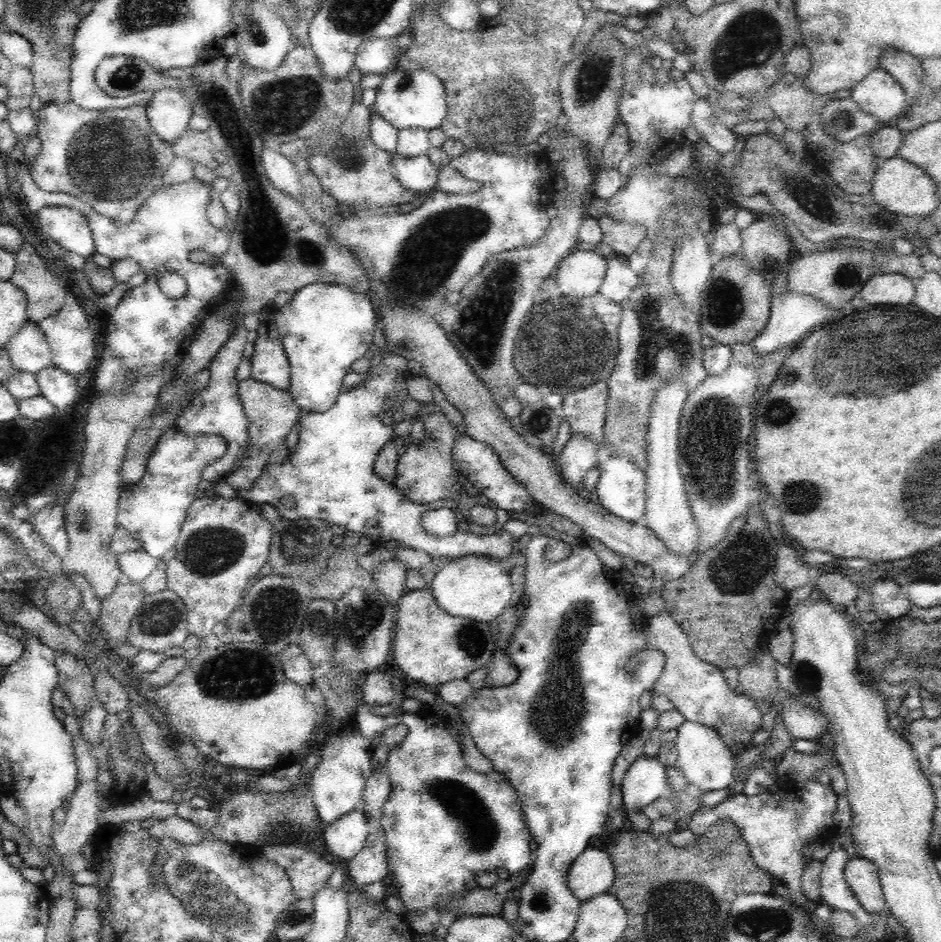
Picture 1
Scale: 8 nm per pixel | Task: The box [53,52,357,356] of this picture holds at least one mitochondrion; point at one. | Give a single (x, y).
(113, 161)

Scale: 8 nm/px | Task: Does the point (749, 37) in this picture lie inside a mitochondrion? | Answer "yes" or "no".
yes

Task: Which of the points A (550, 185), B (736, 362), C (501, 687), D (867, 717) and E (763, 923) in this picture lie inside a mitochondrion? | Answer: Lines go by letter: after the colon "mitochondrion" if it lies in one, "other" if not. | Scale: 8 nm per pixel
A: other
B: other
C: other
D: other
E: mitochondrion

